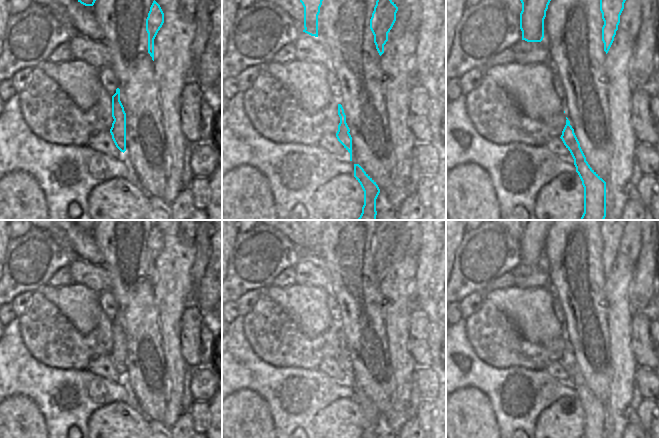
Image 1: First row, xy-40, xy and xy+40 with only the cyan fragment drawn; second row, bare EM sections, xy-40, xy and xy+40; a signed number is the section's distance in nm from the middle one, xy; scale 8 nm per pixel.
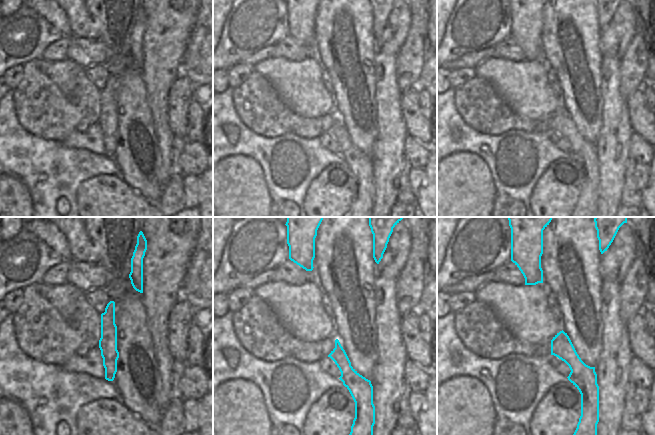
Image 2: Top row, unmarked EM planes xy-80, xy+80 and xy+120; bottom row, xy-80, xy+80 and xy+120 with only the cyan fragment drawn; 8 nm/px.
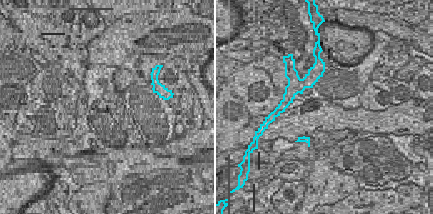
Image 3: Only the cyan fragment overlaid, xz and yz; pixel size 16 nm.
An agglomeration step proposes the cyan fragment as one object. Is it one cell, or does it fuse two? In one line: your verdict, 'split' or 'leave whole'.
split

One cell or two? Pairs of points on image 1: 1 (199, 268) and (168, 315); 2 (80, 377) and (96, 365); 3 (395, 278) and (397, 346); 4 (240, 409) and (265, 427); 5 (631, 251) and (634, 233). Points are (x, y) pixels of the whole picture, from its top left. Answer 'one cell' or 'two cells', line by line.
1: two cells
2: two cells
3: one cell
4: one cell
5: one cell

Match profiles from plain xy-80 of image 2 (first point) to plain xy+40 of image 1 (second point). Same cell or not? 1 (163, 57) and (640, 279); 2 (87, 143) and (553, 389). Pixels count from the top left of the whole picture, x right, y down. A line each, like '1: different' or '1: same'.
1: different
2: different

